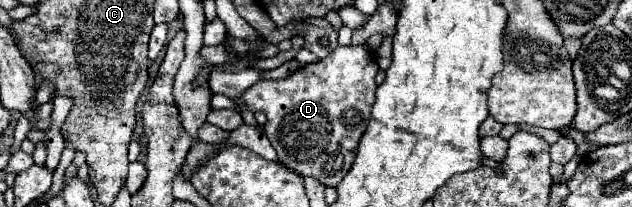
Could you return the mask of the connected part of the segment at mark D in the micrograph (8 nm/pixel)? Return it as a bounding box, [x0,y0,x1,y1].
[243,46,379,188]

